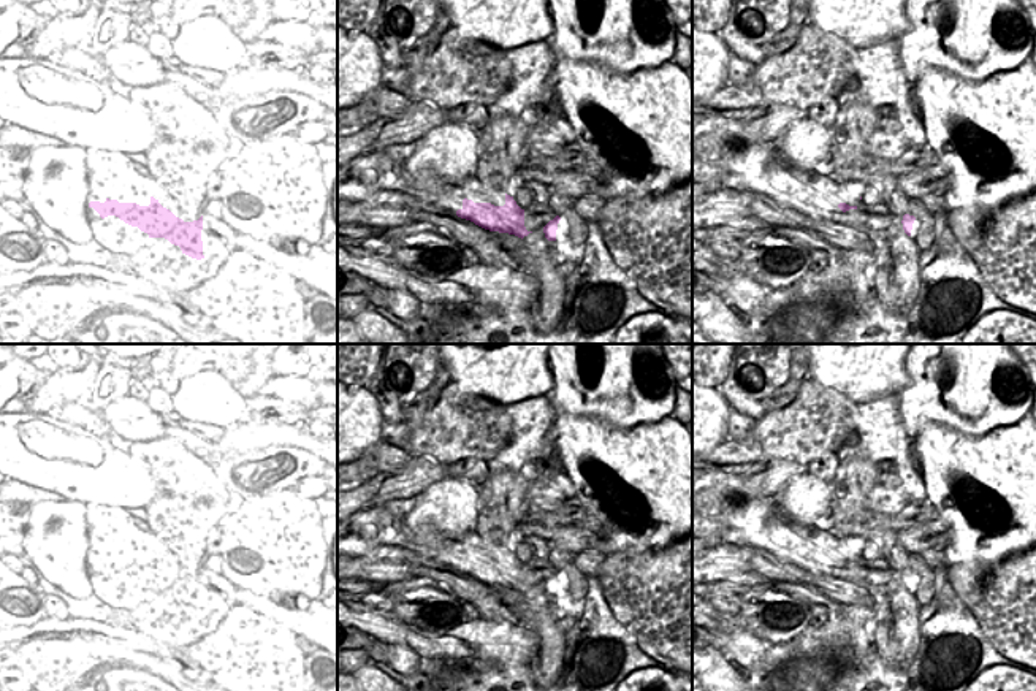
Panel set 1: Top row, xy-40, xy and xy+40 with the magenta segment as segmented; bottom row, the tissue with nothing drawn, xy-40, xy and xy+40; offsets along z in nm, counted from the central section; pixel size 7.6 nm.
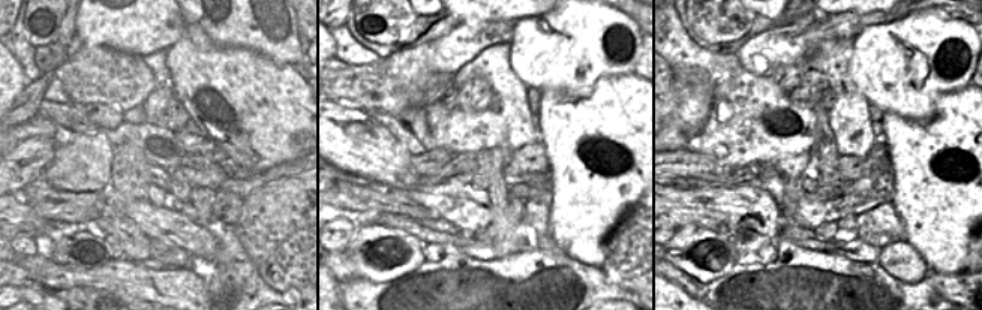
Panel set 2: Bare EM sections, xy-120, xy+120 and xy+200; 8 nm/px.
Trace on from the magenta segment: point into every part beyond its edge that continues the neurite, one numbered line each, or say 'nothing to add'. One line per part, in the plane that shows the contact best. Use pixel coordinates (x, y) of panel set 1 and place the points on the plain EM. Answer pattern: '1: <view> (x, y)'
1: xy (449, 552)

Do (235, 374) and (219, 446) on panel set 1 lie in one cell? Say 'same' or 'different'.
different

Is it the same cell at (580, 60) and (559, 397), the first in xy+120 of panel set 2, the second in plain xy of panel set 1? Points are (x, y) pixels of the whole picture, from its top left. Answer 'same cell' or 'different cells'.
same cell

